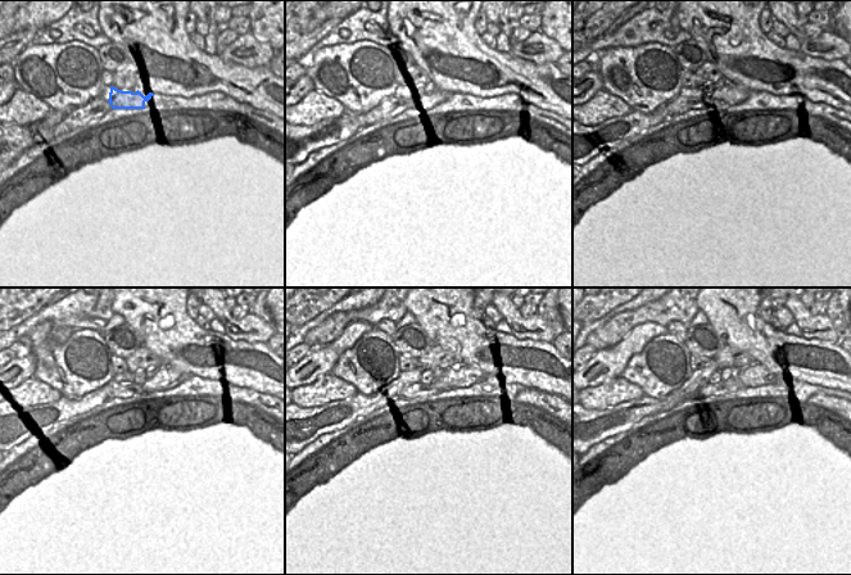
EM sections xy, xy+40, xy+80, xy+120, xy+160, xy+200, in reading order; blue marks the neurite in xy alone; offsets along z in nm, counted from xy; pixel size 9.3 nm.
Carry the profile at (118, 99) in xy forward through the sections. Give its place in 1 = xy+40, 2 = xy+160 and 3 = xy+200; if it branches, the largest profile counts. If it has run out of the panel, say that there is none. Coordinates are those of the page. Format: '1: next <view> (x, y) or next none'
1: next xy+40 (425, 99)
2: next xy+160 (461, 376)
3: next xy+200 (756, 375)

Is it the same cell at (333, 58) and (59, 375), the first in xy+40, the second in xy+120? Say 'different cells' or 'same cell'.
same cell

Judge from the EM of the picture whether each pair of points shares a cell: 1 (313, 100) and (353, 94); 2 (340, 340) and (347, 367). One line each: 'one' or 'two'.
1: two
2: two

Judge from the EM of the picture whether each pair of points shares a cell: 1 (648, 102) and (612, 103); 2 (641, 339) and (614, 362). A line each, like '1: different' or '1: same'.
1: different
2: same

